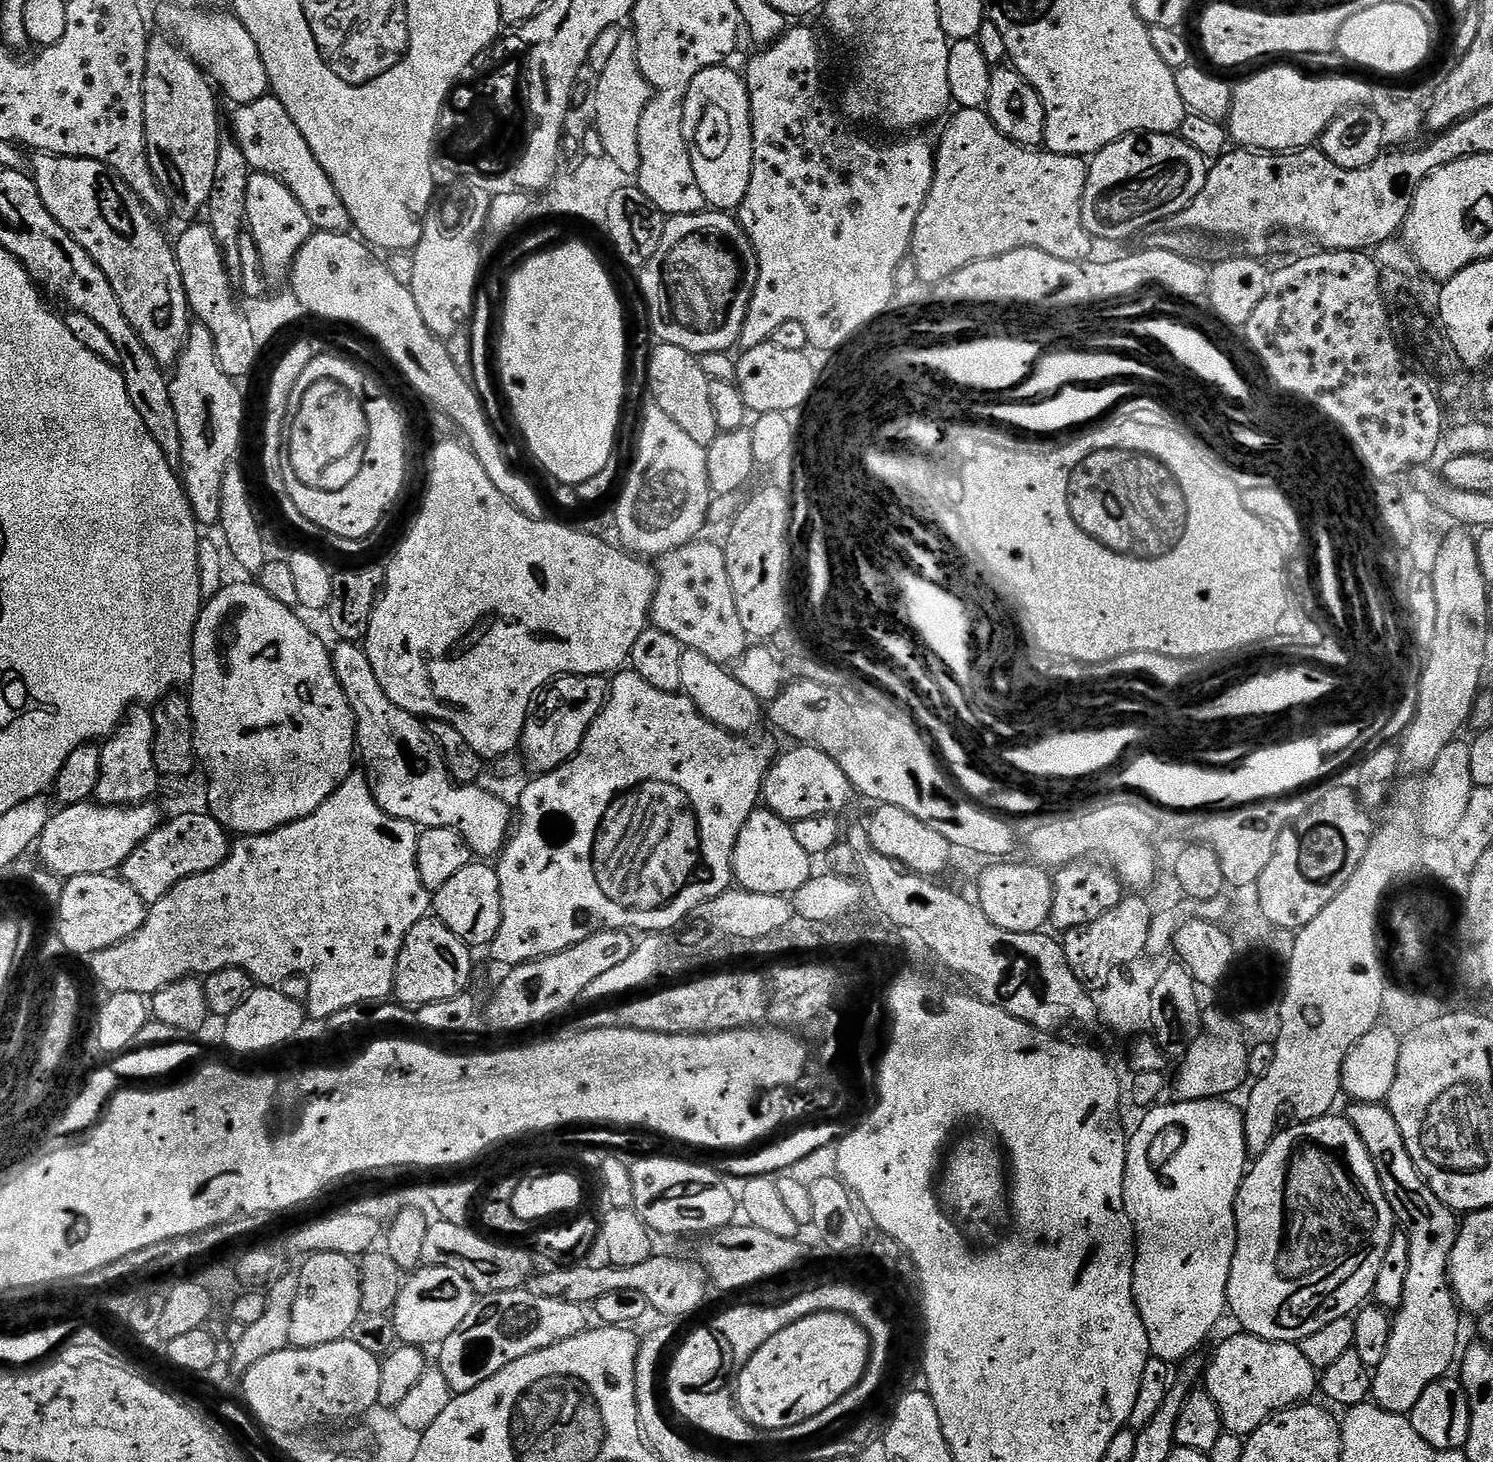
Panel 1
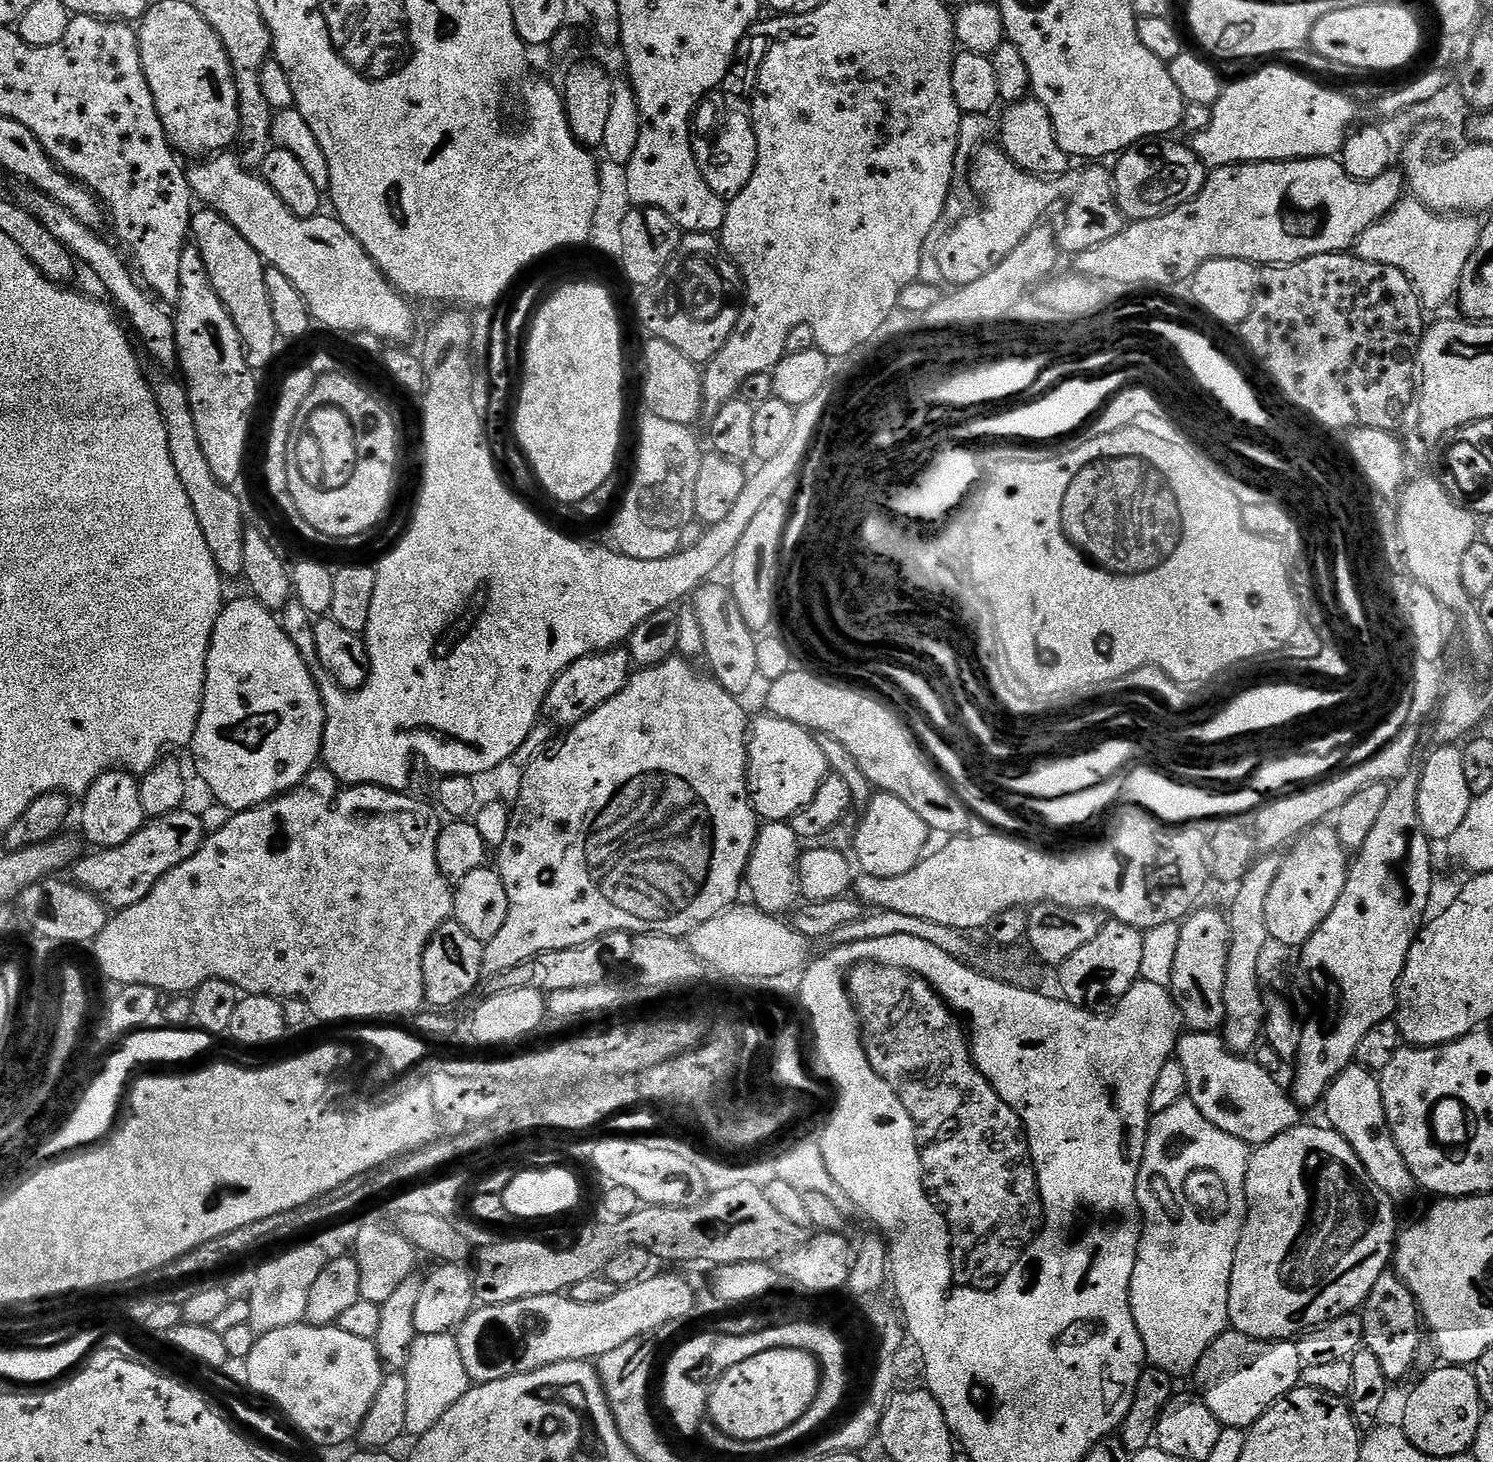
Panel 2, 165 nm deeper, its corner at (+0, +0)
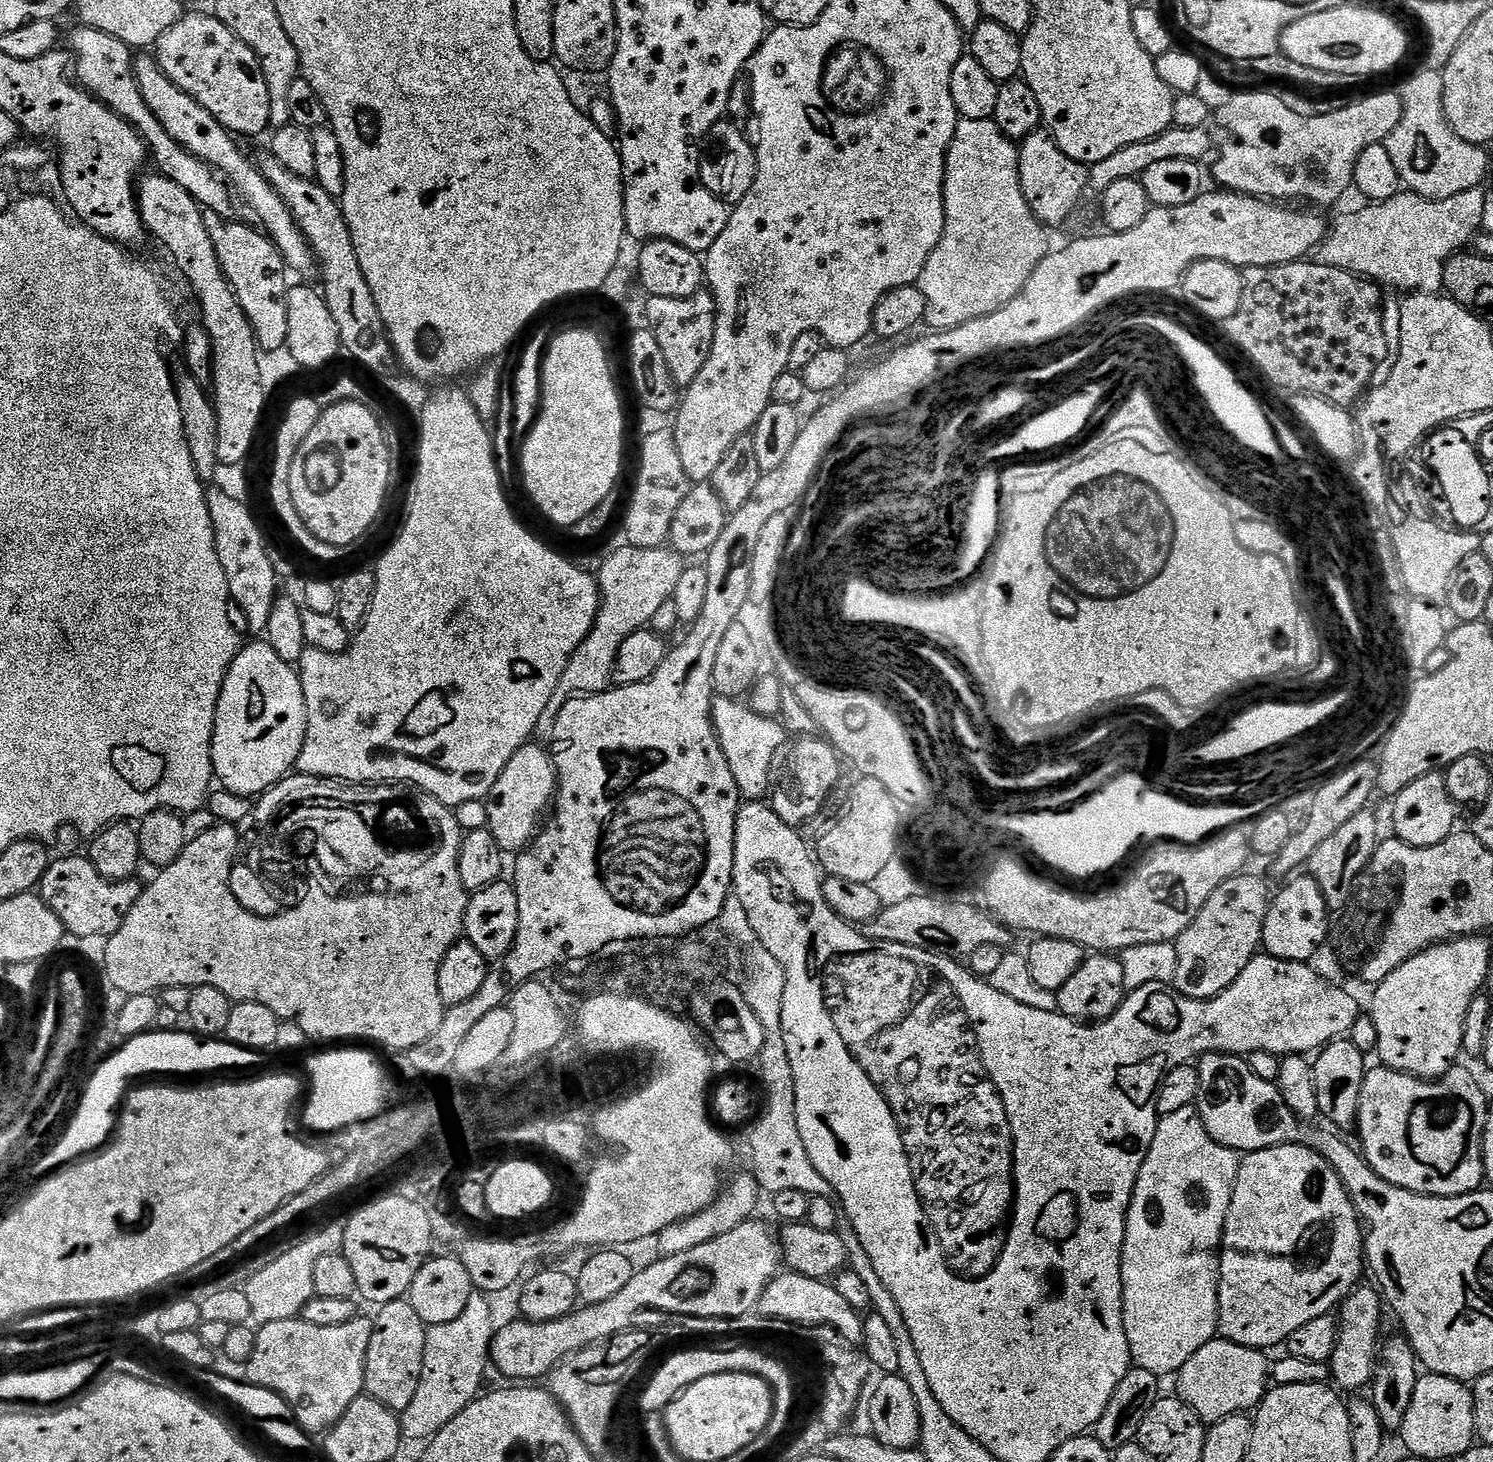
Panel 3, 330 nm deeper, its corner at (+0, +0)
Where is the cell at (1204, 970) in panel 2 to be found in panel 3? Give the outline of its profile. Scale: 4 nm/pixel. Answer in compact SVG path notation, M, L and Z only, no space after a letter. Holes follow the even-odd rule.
M1232 876L1202 906L1202 910L1174 941L1178 966L1174 977L1177 992L1195 1000L1209 1000L1236 981L1238 974L1262 948L1262 930L1268 913L1270 891L1265 877Z

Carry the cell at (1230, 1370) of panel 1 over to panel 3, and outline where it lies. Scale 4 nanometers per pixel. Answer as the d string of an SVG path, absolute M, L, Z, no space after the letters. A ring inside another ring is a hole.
M1223 1338L1211 1340L1175 1373L1175 1391L1208 1426L1222 1422L1222 1418L1251 1413L1270 1387L1270 1360L1264 1356L1258 1348L1238 1346Z

